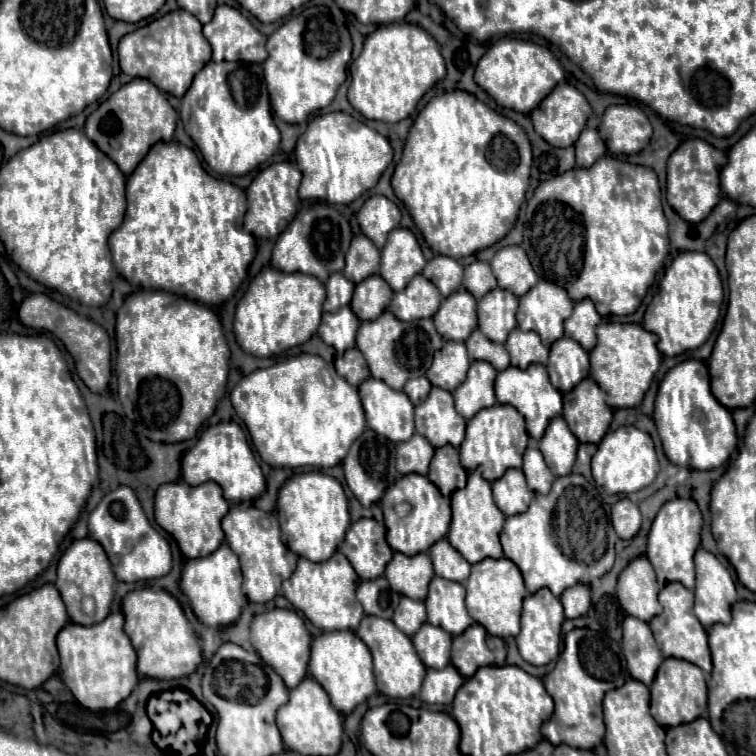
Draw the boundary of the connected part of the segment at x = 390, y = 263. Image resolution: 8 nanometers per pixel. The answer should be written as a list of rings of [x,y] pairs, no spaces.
[[[396,229],[392,235],[388,235],[388,243],[382,249],[380,277],[394,291],[402,291],[414,275],[422,273],[424,265],[426,259],[412,231]]]

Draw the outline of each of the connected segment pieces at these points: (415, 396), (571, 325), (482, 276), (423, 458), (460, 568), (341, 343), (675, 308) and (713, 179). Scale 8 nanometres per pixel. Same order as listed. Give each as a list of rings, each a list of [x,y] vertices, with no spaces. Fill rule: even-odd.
[[[426,377],[408,379],[408,383],[404,385],[404,393],[410,397],[410,401],[412,401],[414,405],[420,405],[420,403],[428,397],[430,389],[432,389],[432,385],[430,385],[430,381],[428,381]]]
[[[584,299],[574,305],[572,317],[564,323],[564,331],[570,339],[576,339],[586,351],[592,351],[596,345],[596,327],[602,321],[602,317],[596,313],[594,303],[590,299]]]
[[[474,261],[464,269],[464,287],[476,297],[482,299],[488,291],[496,287],[496,277],[492,275],[492,269],[484,261]]]
[[[414,433],[412,439],[396,445],[396,467],[402,475],[408,473],[426,475],[432,455],[434,455],[434,447],[422,435]]]
[[[440,539],[430,547],[430,557],[438,577],[444,577],[456,583],[466,583],[470,575],[470,563],[446,539]]]
[[[342,307],[336,313],[322,315],[318,335],[326,345],[334,347],[336,356],[342,356],[346,349],[354,347],[358,327],[360,327],[360,319],[356,319],[350,307]]]
[[[684,251],[666,269],[660,281],[660,291],[652,301],[652,305],[648,307],[642,325],[646,331],[658,335],[660,351],[668,357],[674,357],[684,351],[698,349],[710,337],[720,317],[722,299],[724,289],[712,259],[698,251]]]
[[[688,139],[684,141],[668,159],[668,189],[666,199],[672,205],[672,209],[688,223],[700,223],[704,221],[712,207],[720,201],[722,189],[720,189],[720,169],[726,163],[726,155],[718,149],[714,149],[710,143],[702,139]]]

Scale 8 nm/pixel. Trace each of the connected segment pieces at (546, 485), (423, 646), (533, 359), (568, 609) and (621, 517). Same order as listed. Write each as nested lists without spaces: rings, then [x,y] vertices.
[[[530,445],[528,451],[524,453],[524,467],[522,467],[528,487],[534,493],[542,493],[546,495],[554,483],[552,473],[548,471],[548,465],[544,463],[544,457],[540,455],[540,451],[536,451],[536,445]]]
[[[424,623],[424,627],[420,627],[420,631],[412,637],[412,643],[426,667],[444,669],[450,663],[452,635],[448,635],[442,627]]]
[[[514,329],[506,341],[512,365],[518,369],[526,369],[532,363],[548,363],[548,349],[542,345],[536,331],[520,331]]]
[[[576,585],[570,587],[568,591],[564,591],[564,595],[560,597],[562,605],[564,605],[564,615],[566,619],[576,619],[588,613],[590,609],[590,587],[588,585]]]
[[[620,499],[612,507],[612,525],[620,539],[632,539],[638,533],[640,523],[642,523],[640,509],[630,499]]]

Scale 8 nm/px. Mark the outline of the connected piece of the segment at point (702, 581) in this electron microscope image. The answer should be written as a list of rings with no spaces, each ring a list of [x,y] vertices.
[[[696,551],[696,605],[694,613],[704,629],[730,621],[730,607],[738,599],[728,569],[708,551]]]

